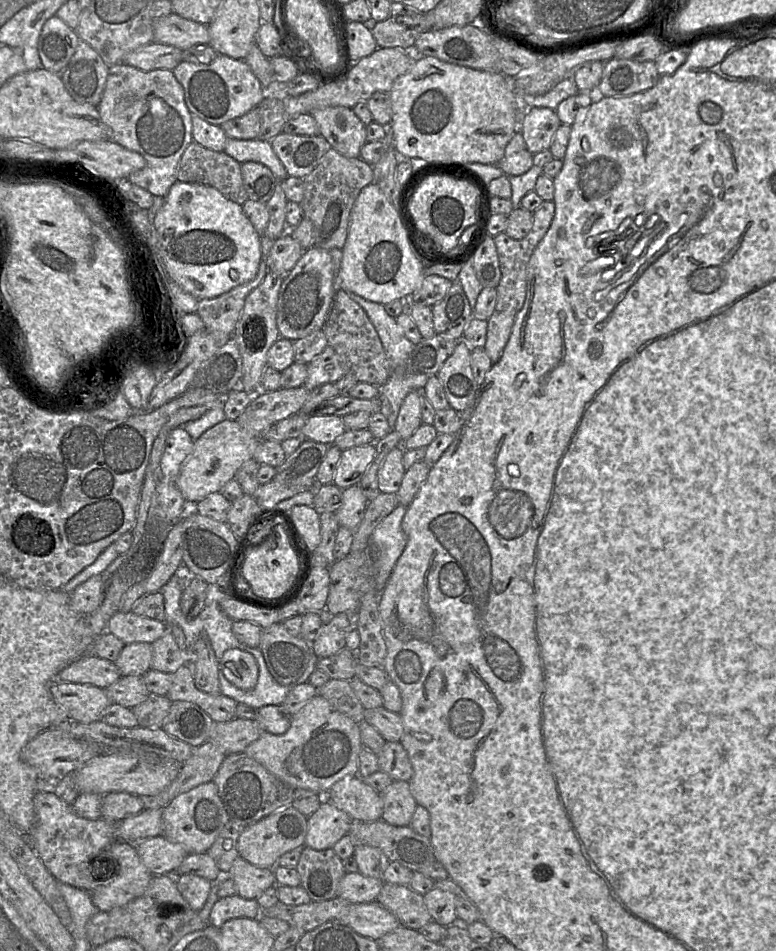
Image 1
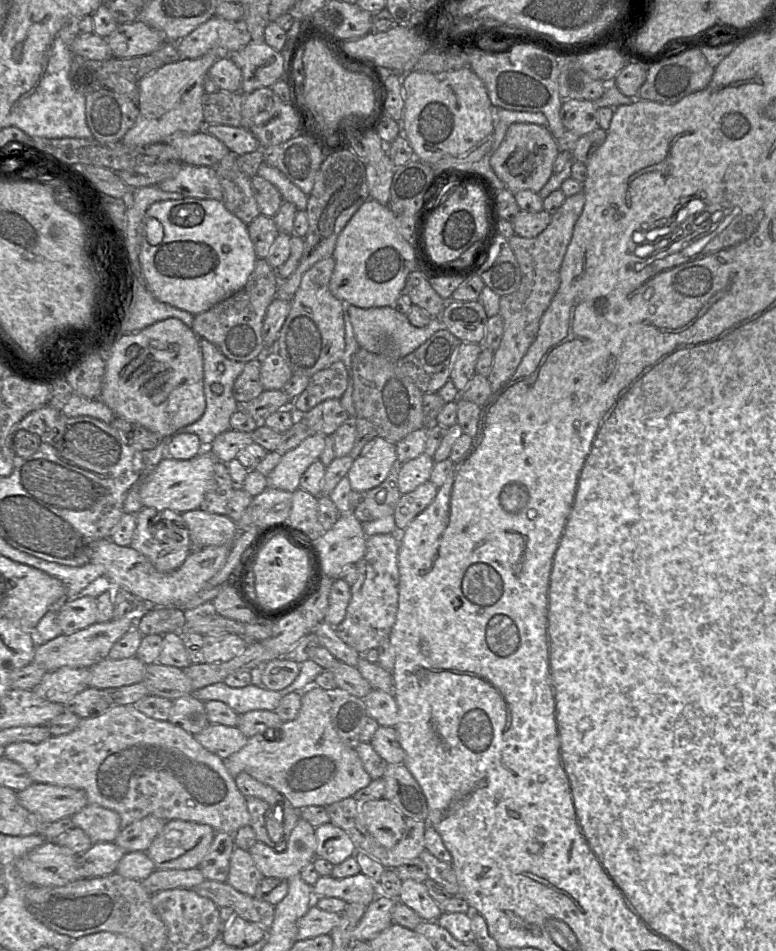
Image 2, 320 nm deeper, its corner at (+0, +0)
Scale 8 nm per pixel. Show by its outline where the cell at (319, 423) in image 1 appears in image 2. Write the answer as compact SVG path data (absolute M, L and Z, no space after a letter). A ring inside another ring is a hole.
M311 433L298 446L282 455L279 463L267 476L267 487L294 492L306 469L319 460L325 448L326 436Z

